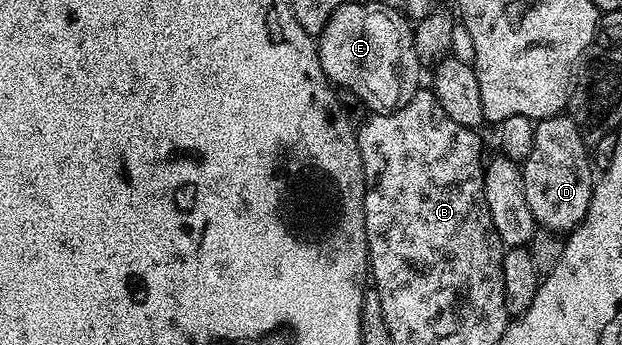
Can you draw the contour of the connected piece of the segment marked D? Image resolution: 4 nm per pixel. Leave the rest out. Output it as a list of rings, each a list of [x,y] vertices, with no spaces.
[[[566,113],[555,114],[551,118],[540,118],[535,122],[533,136],[533,152],[521,163],[523,179],[525,180],[525,200],[529,200],[529,208],[533,212],[536,223],[542,229],[556,232],[570,232],[580,226],[589,212],[591,197],[597,181],[593,169],[593,158],[589,153],[589,143],[575,119]]]

